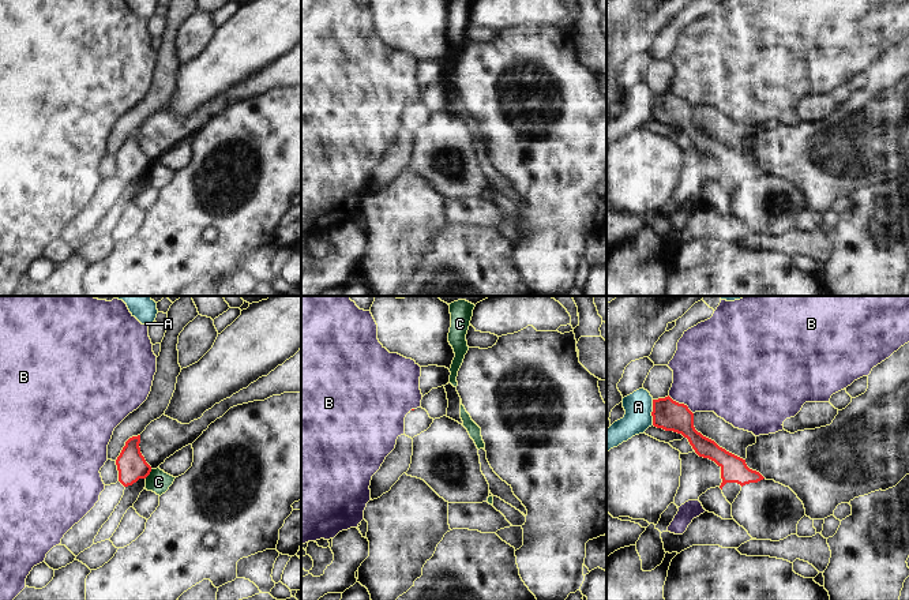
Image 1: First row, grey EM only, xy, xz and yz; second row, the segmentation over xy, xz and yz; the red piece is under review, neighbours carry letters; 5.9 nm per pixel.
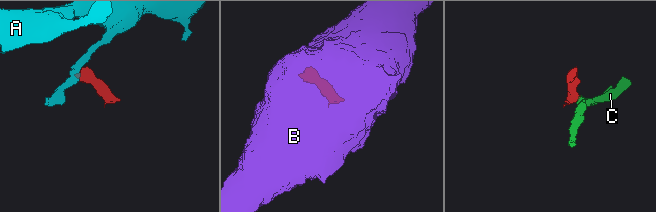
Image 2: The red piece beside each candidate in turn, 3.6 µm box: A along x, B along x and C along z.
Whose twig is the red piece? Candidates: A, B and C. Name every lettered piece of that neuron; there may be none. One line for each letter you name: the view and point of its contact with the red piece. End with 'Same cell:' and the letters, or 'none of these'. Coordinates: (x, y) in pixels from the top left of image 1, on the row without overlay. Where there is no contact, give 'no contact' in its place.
Same cell: none of these

